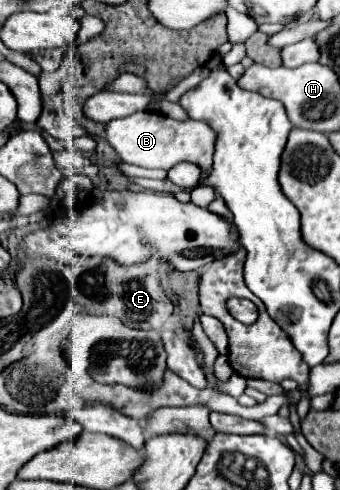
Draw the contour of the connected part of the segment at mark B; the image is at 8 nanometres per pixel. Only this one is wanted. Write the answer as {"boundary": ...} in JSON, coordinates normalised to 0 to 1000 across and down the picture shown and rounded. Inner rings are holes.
{"boundary":[[[406,227],[359,243],[329,243],[312,251],[312,288],[335,300],[347,320],[371,333],[412,337],[429,345],[500,345],[529,329],[582,333],[612,345],[624,337],[629,284],[635,271],[594,247],[518,247],[494,235],[453,227]]]}

